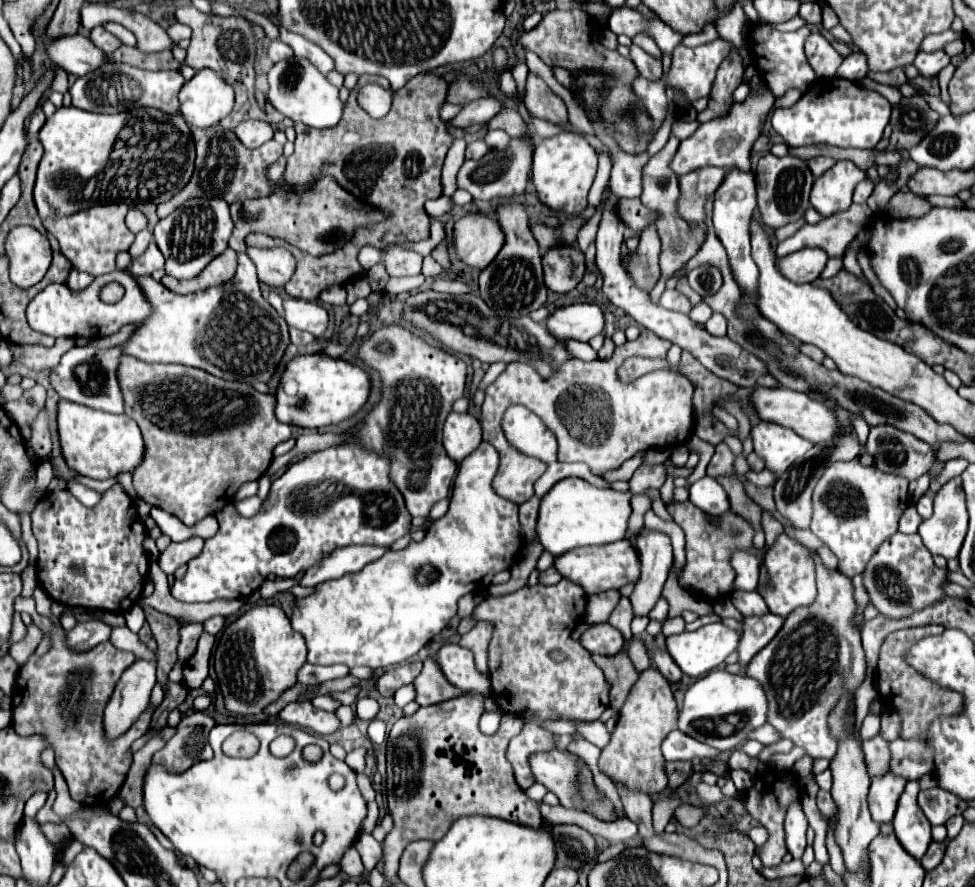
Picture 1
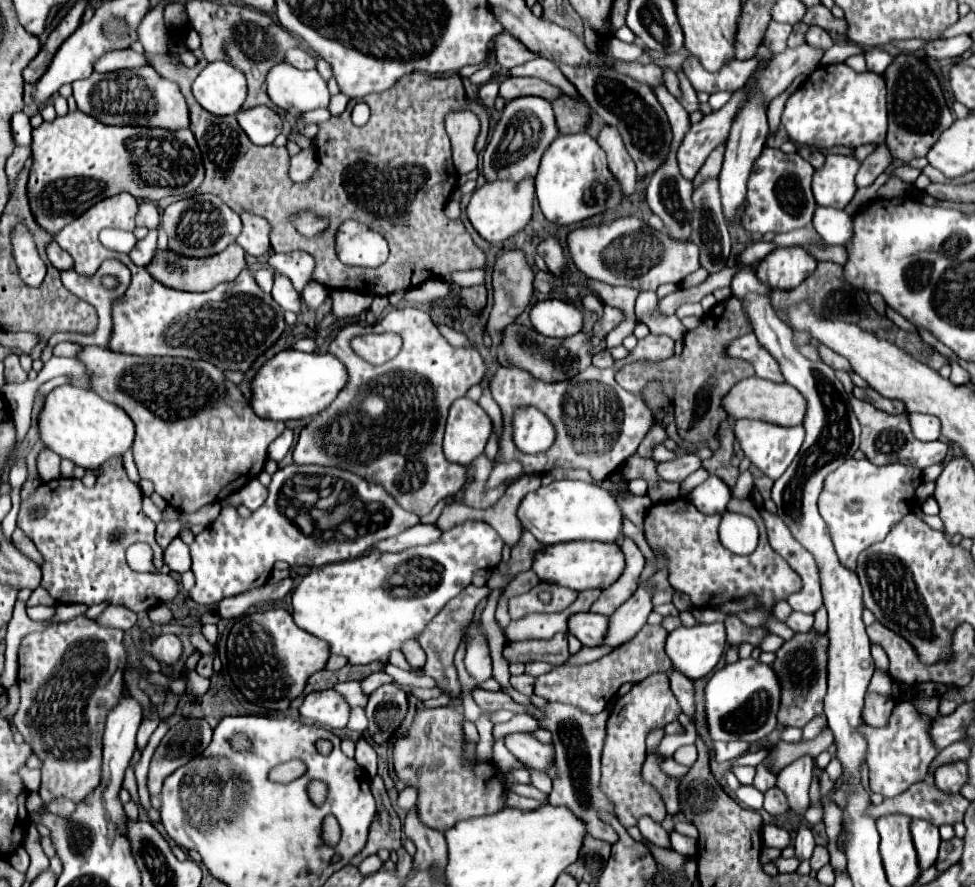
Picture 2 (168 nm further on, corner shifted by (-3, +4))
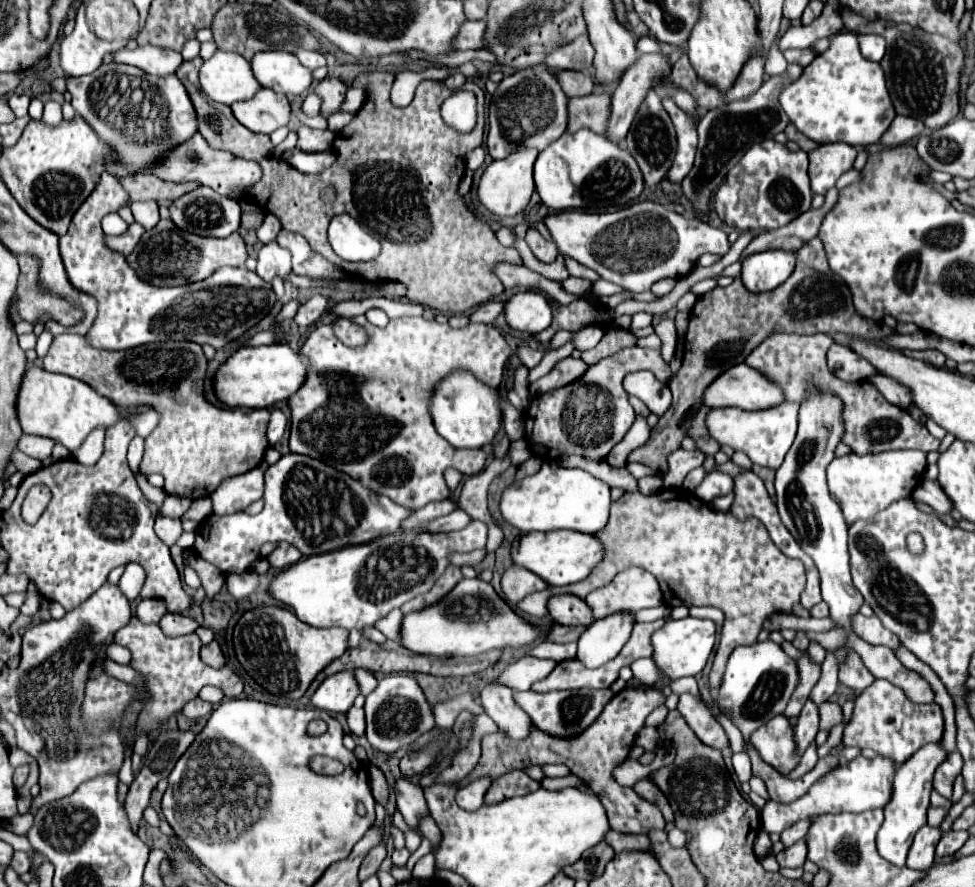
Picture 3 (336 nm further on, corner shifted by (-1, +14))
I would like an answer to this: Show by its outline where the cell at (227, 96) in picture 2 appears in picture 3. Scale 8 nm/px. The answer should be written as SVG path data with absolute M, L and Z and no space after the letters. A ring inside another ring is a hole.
M217 51L199 71L201 89L217 103L231 105L245 101L261 87L251 73L251 65L237 53Z

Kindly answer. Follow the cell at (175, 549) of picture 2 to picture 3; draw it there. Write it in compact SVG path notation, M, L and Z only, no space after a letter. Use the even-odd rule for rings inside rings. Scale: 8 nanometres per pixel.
M205 497L205 499L193 501L191 507L189 507L189 511L181 519L197 519L197 521L203 521L209 515L211 515L211 499Z

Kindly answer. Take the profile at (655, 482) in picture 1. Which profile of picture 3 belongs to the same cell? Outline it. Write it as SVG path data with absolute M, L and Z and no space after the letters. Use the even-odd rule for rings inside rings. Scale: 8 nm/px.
M677 449L673 451L667 461L669 461L669 473L665 475L663 483L665 487L681 487L685 475L695 469L701 467L705 455L701 451L685 451L685 449Z

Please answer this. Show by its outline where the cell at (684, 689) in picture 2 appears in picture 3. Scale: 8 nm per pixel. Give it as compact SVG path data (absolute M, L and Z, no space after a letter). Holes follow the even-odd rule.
M693 693L679 695L677 711L683 715L683 719L687 719L689 727L695 731L695 735L705 745L711 745L715 749L723 749L729 745L723 727L713 719L709 709L703 705L701 697L697 697Z

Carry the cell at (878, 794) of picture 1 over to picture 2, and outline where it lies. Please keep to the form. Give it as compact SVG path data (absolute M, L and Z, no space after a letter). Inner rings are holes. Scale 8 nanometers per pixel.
M899 701L885 727L871 727L863 721L863 739L867 739L867 765L869 765L869 787L883 797L897 797L913 783L925 779L931 761L937 757L937 749L927 735L931 719L911 703Z

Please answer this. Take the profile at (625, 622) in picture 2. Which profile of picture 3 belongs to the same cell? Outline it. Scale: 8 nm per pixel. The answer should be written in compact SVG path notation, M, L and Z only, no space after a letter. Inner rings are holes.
M619 611L609 617L595 619L579 637L577 659L589 669L605 665L629 641L633 625L635 615L629 611Z

